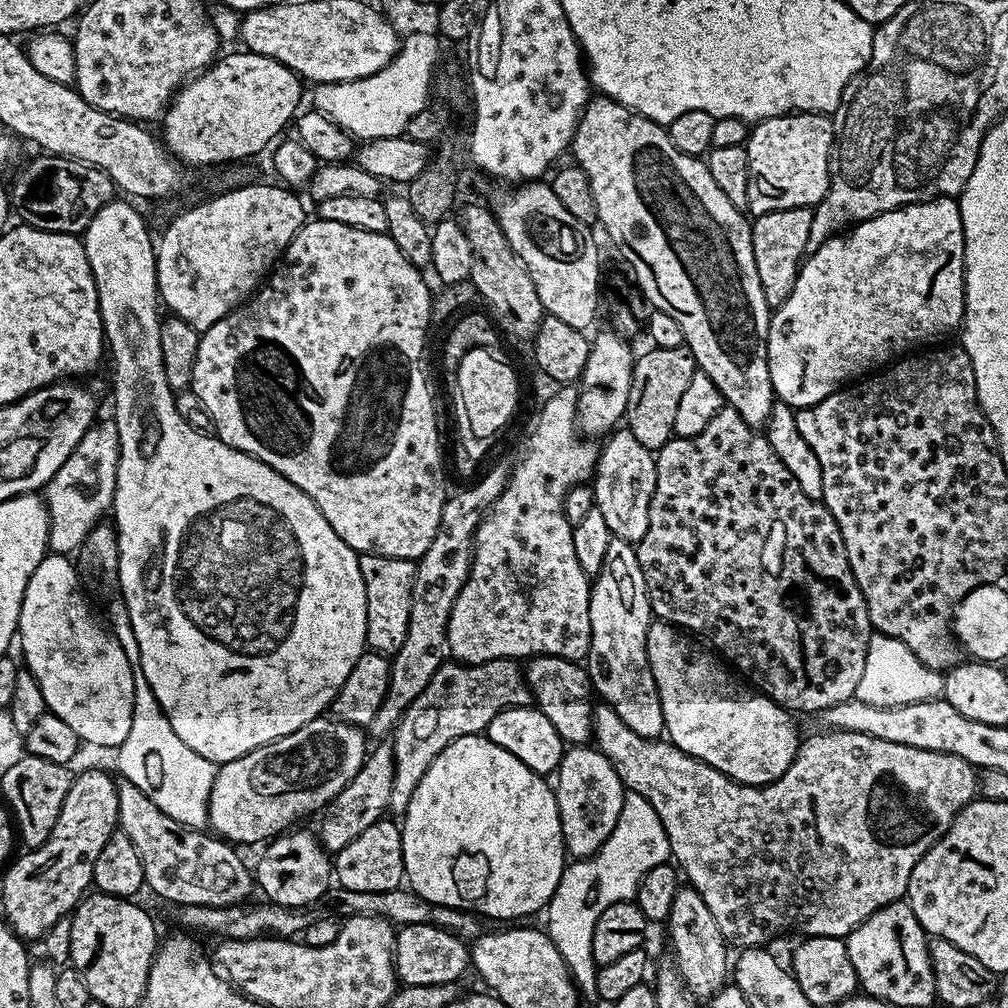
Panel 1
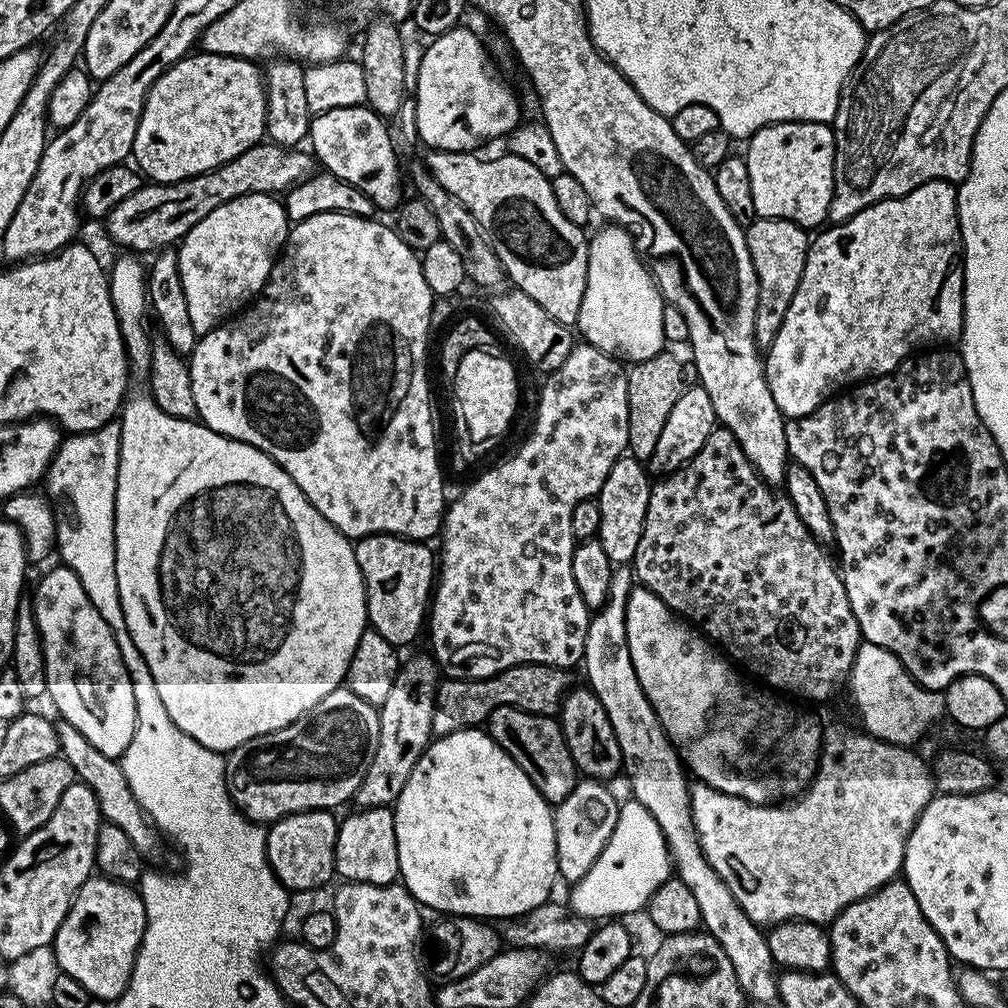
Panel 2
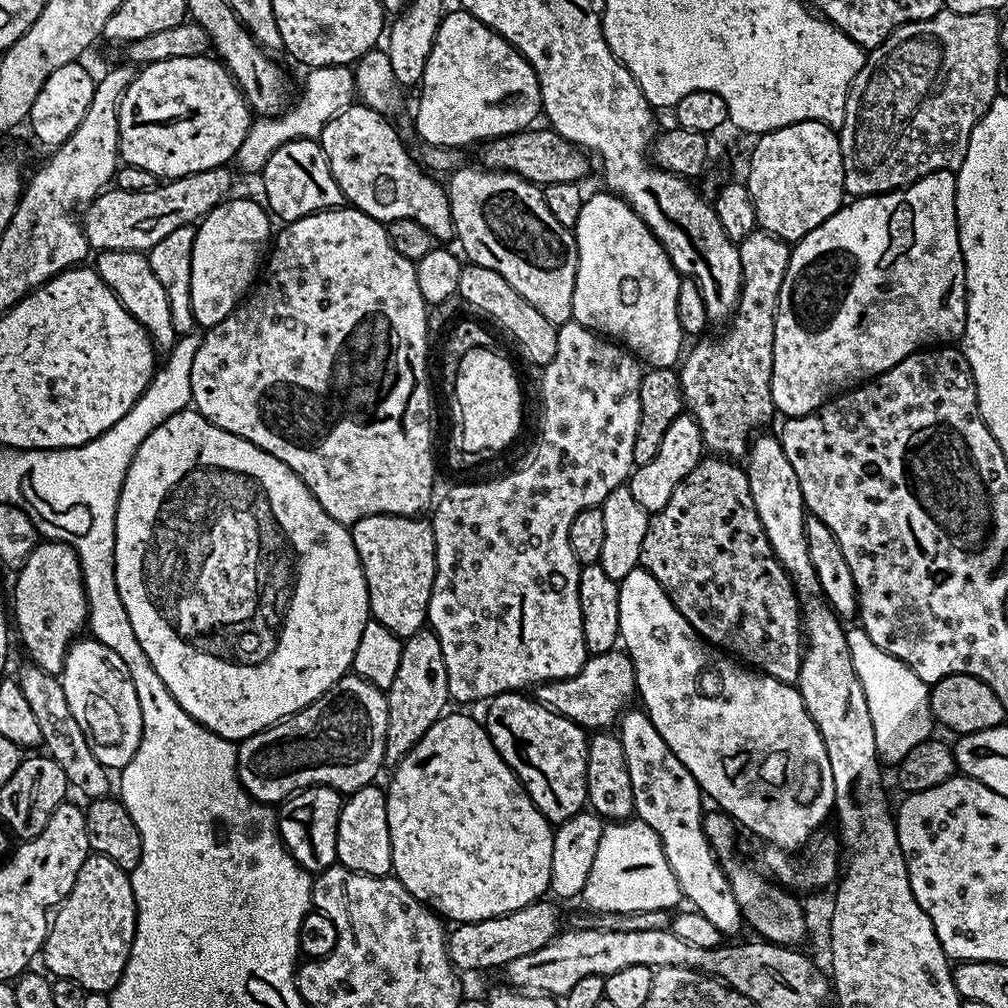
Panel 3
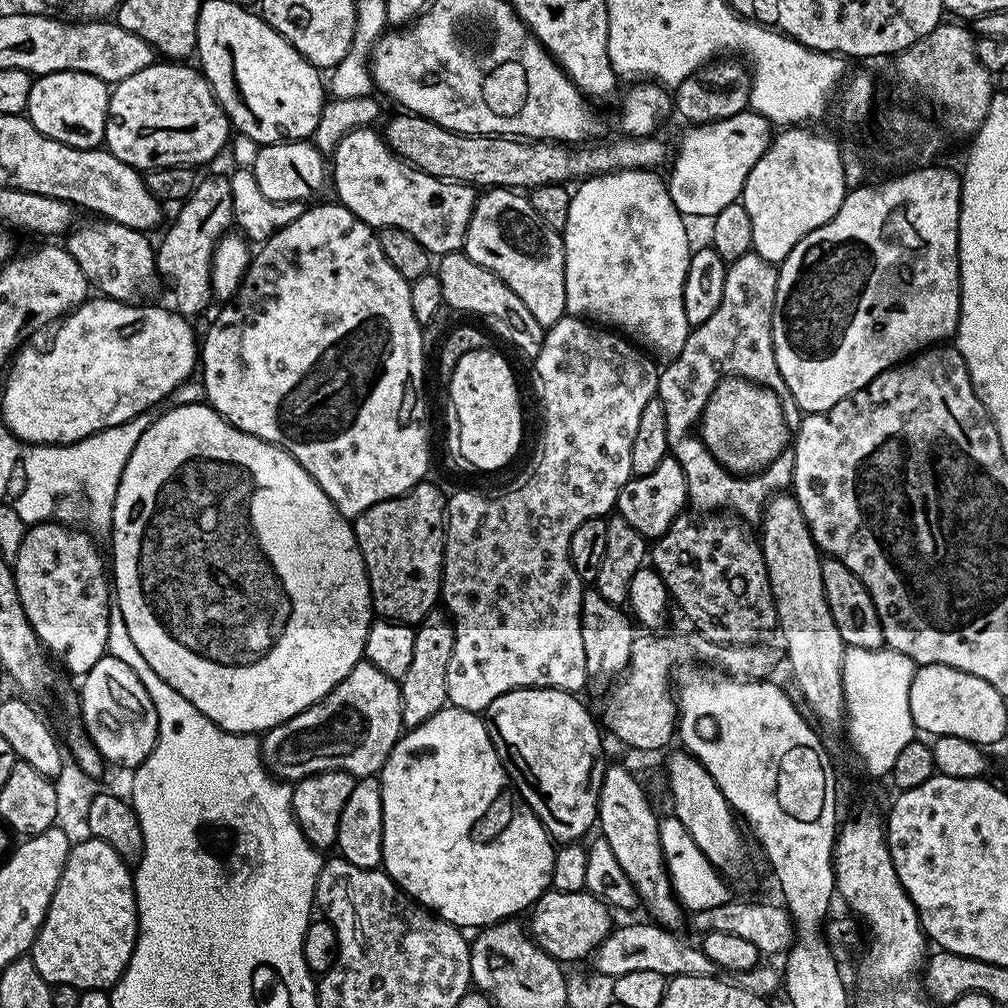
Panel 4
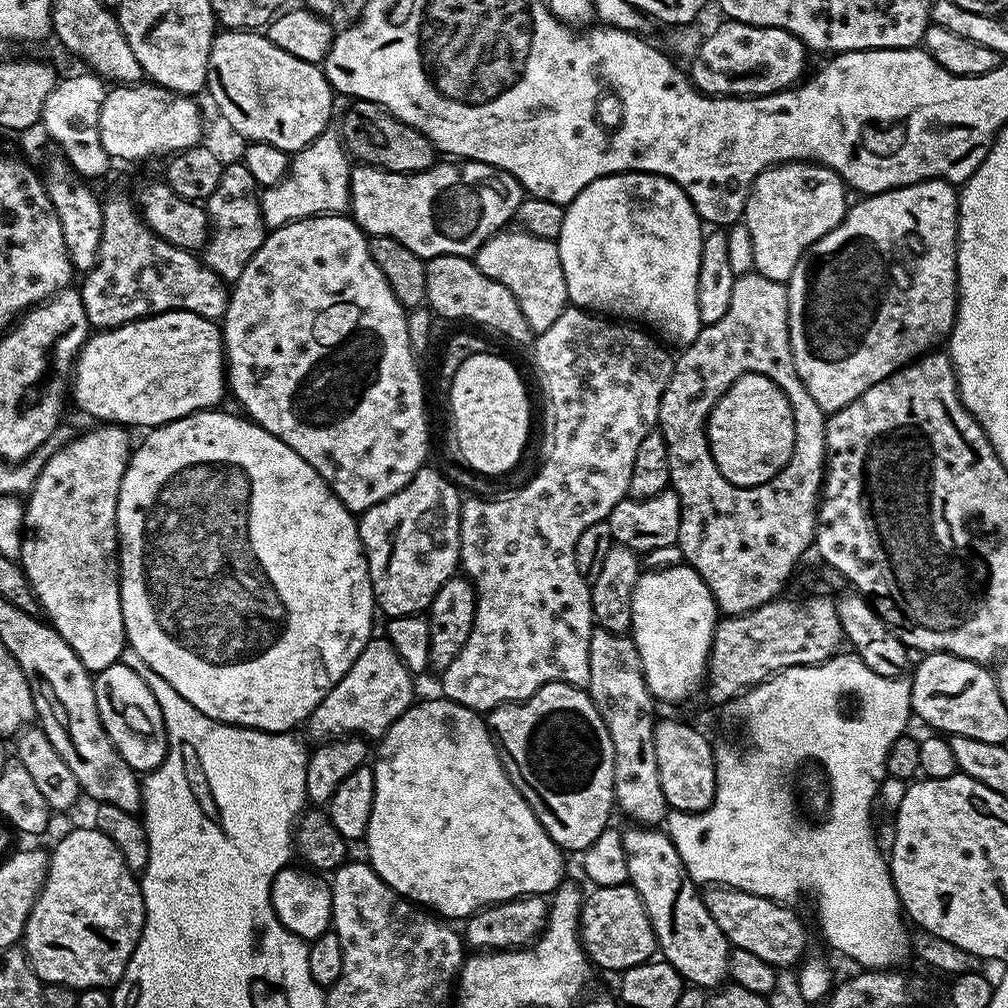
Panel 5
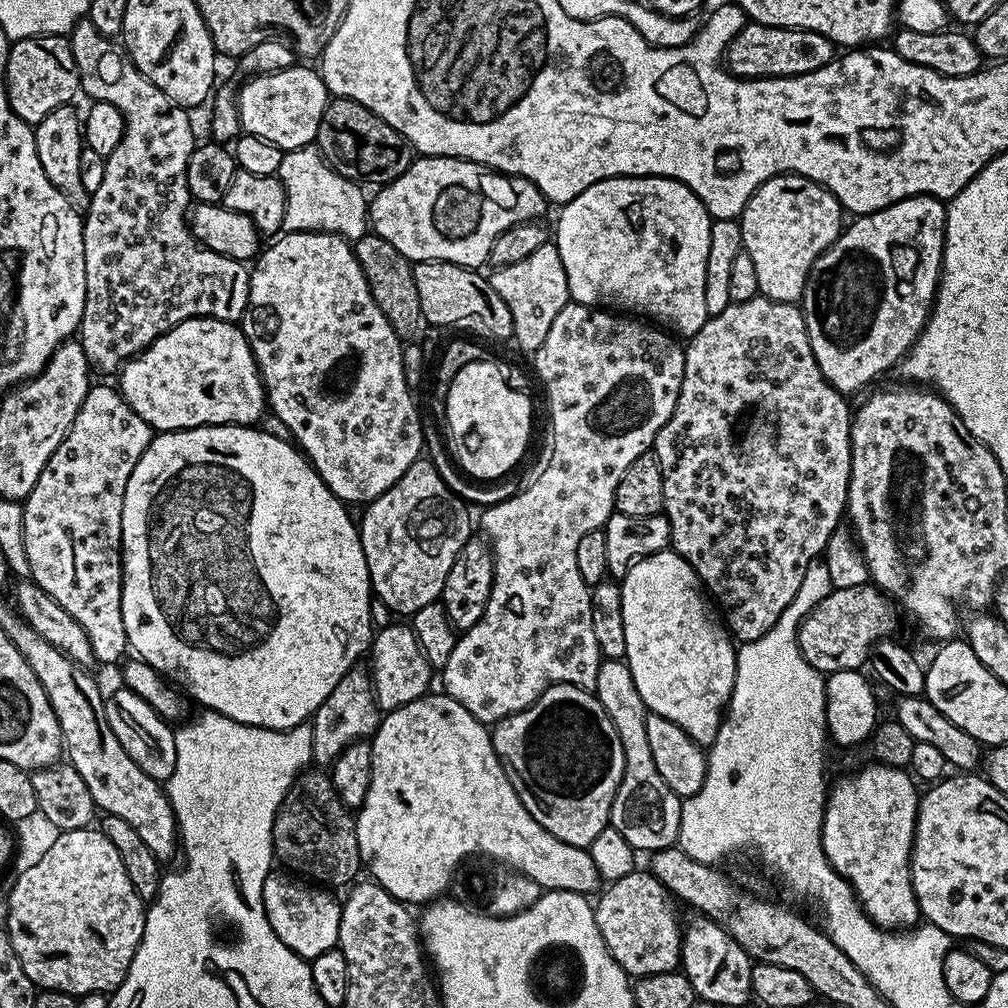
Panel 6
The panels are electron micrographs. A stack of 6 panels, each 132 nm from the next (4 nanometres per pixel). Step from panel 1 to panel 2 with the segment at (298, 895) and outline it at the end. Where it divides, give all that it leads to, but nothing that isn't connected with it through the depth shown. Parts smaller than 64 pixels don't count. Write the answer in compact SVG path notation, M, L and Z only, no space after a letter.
M331 811L295 812L283 816L267 829L268 861L274 874L289 893L308 892L333 879L336 870L336 829L338 820Z

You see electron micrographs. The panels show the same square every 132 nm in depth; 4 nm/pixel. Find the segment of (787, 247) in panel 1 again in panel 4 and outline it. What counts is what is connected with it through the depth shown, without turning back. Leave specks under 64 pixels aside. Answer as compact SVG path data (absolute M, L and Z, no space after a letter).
M747 252L742 254L734 263L728 265L726 274L726 286L722 289L722 302L718 310L714 310L714 315L702 326L691 329L686 338L686 346L682 346L680 355L673 356L663 365L656 381L656 390L658 398L662 402L662 410L666 410L666 430L668 431L668 447L671 455L676 457L676 461L682 466L682 474L686 474L686 486L688 487L688 504L693 509L699 510L704 514L712 514L717 510L731 510L739 516L741 521L753 522L759 521L764 514L764 505L772 499L774 494L780 494L785 491L792 483L792 457L790 450L782 450L776 454L776 464L778 468L770 470L764 478L754 482L754 490L746 490L744 486L736 484L736 478L740 472L723 468L710 454L710 450L703 444L699 435L688 436L688 431L697 427L698 421L703 414L704 407L714 388L718 386L721 379L726 376L737 376L745 379L746 382L758 384L774 392L775 398L779 401L780 412L786 412L788 424L794 427L800 425L802 413L800 407L794 402L782 374L778 370L778 358L774 358L774 338L772 337L772 319L774 318L774 298L778 290L778 278L776 273L777 265L766 262L757 252Z

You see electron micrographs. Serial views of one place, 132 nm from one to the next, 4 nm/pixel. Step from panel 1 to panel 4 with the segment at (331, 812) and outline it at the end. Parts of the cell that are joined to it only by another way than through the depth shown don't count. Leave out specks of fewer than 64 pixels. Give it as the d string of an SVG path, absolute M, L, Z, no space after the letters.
M444 610L427 612L415 625L415 629L414 655L406 674L398 681L402 698L402 722L405 729L426 722L426 718L438 714L438 710L442 710L448 704L446 674L450 666L450 654L454 654L456 637L456 627L452 624L451 616Z

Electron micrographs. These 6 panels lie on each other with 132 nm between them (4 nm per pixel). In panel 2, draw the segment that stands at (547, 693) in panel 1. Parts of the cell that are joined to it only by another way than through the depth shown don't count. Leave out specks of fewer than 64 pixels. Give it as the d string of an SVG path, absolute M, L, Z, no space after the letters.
M587 686L573 687L564 698L558 713L560 729L564 732L566 746L576 763L576 771L581 777L601 782L612 782L621 775L624 767L622 750L618 746L618 738L614 734L614 726L610 726L610 718L602 706L598 696Z

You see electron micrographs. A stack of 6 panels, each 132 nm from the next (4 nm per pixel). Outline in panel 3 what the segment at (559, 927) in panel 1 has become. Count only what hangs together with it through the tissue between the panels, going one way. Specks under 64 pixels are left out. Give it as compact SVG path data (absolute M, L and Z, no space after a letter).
M639 818L627 822L605 823L602 842L598 842L598 854L594 854L594 866L590 866L590 878L582 893L589 909L598 912L638 912L675 909L682 897L678 878L666 862L662 842L646 822Z

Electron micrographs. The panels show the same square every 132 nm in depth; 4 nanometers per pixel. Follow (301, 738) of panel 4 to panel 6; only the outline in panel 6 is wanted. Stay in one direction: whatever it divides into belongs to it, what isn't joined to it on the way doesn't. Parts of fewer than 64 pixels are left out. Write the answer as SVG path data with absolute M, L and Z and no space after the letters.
M393 622L385 628L379 629L373 635L370 645L370 656L372 652L372 668L370 667L370 675L372 677L372 688L376 692L376 702L380 705L385 713L392 712L395 708L406 706L410 702L414 702L420 696L429 695L432 684L432 676L434 669L430 666L430 662L426 662L426 654L422 654L422 646L418 644L418 638L414 634L411 623Z

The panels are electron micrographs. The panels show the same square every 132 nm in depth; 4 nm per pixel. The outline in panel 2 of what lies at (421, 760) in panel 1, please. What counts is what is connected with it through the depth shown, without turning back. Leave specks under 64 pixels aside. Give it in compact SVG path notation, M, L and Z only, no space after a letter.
M519 664L481 680L441 679L434 706L433 737L454 734L463 728L483 725L494 710L520 708L530 714L555 717L565 696L572 691L571 671L549 664Z

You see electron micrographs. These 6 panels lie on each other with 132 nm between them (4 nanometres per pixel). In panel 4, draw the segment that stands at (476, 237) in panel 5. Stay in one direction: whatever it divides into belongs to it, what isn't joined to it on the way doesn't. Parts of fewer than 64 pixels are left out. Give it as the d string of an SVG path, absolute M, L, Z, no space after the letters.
M372 126L361 127L345 134L330 156L330 180L331 183L336 183L336 192L340 195L337 196L339 203L348 208L359 220L372 225L373 229L401 228L414 234L414 238L422 242L429 254L461 251L476 205L477 189L470 184L439 180L430 174L419 172L410 164L405 164L399 156L388 149L383 135L374 129L376 128Z

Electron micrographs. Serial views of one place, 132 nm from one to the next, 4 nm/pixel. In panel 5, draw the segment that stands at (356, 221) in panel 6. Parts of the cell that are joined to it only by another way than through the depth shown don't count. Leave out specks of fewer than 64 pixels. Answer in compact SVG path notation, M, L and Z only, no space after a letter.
M332 128L324 131L314 142L295 153L289 161L288 172L279 183L259 193L260 209L269 229L281 228L291 221L316 215L341 215L351 205L349 182L352 164L339 133Z

